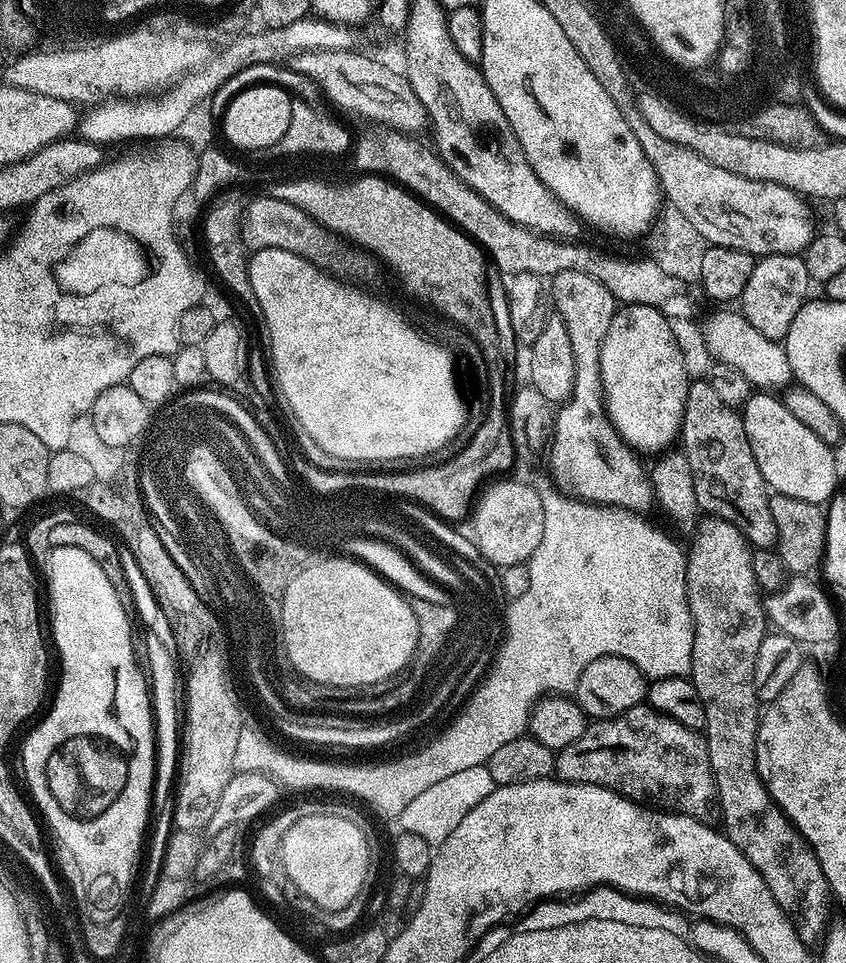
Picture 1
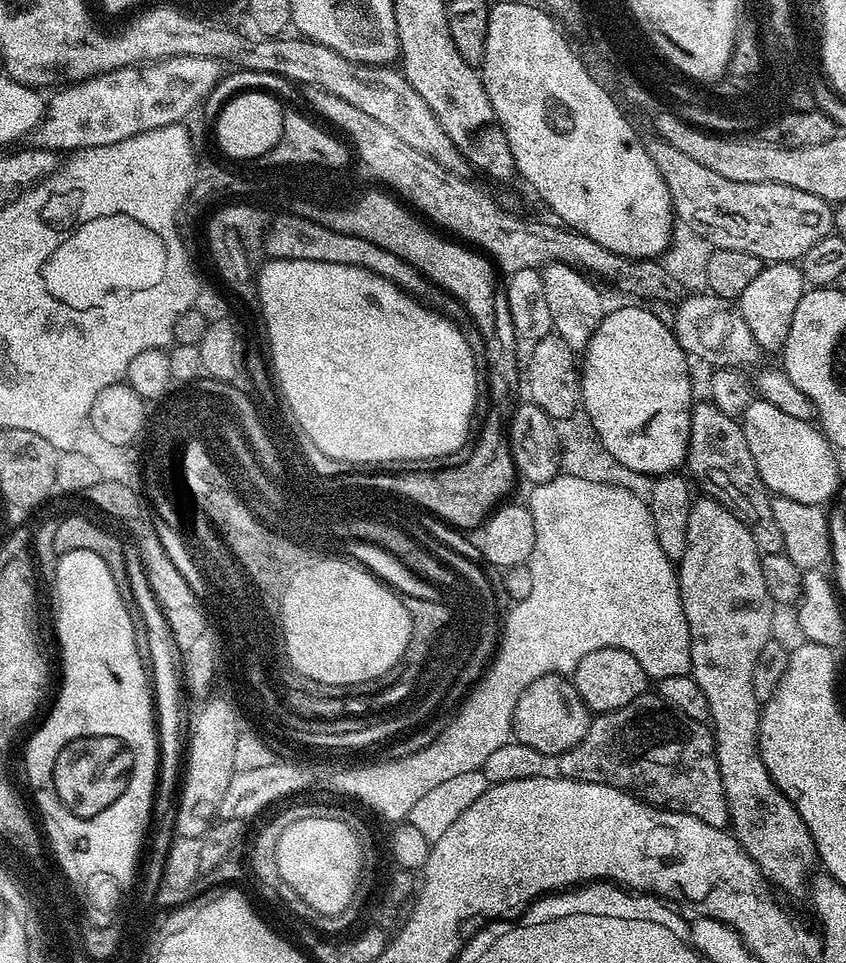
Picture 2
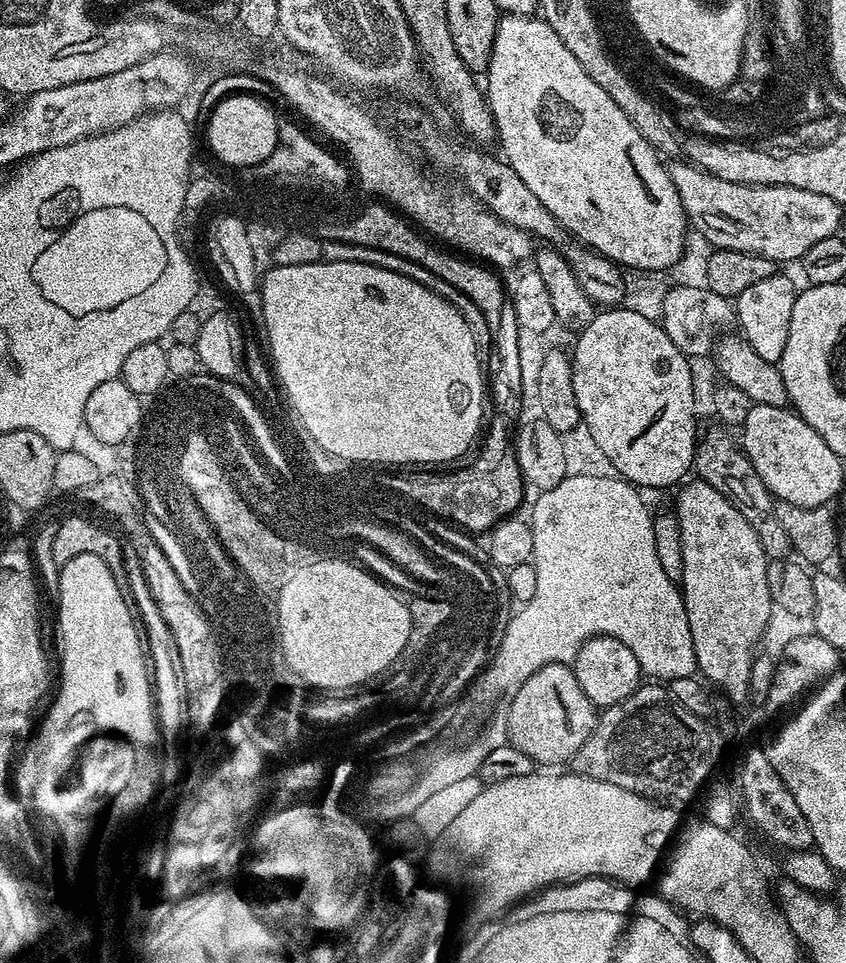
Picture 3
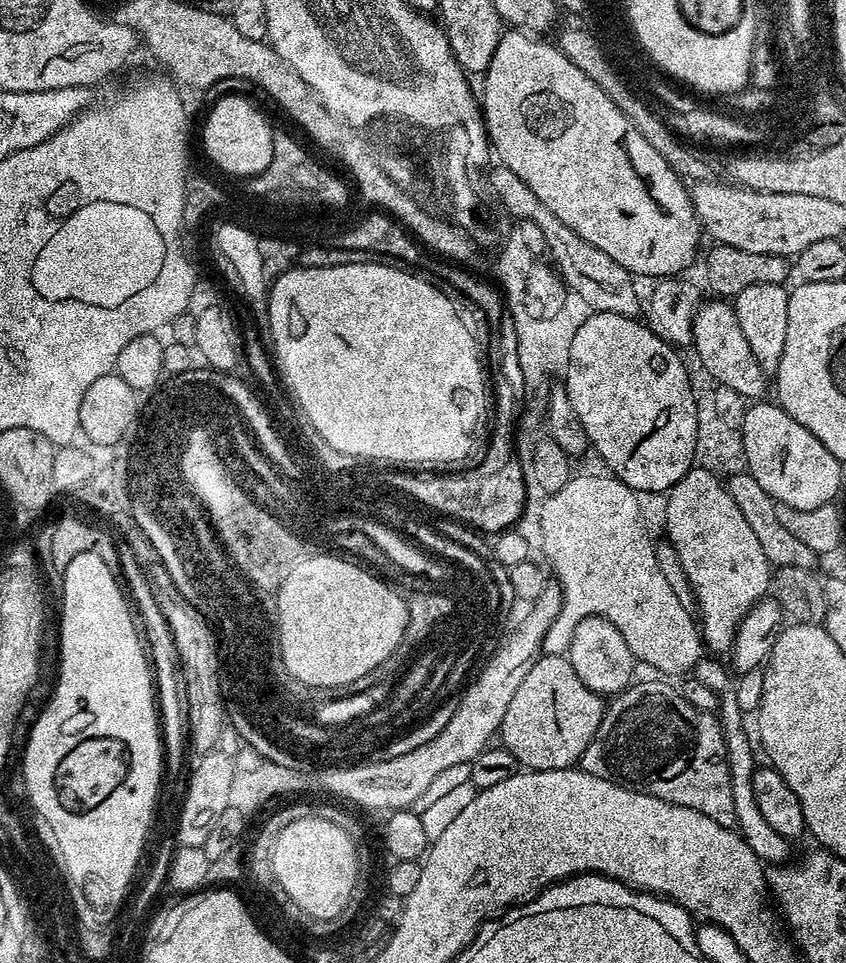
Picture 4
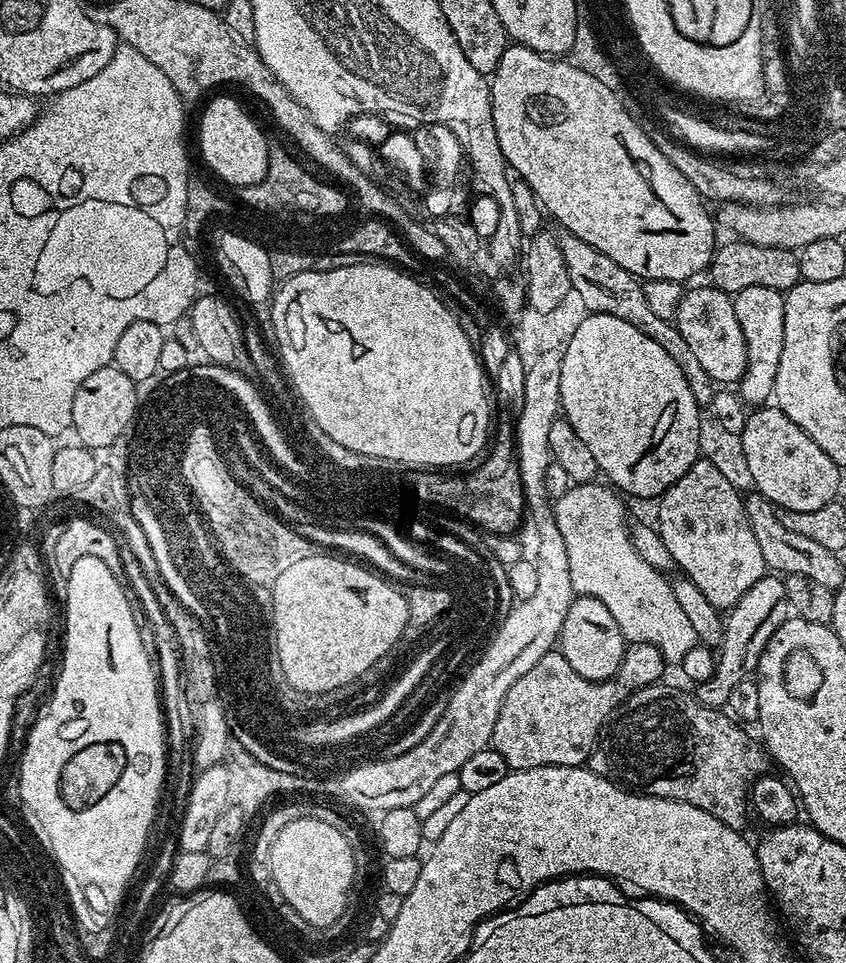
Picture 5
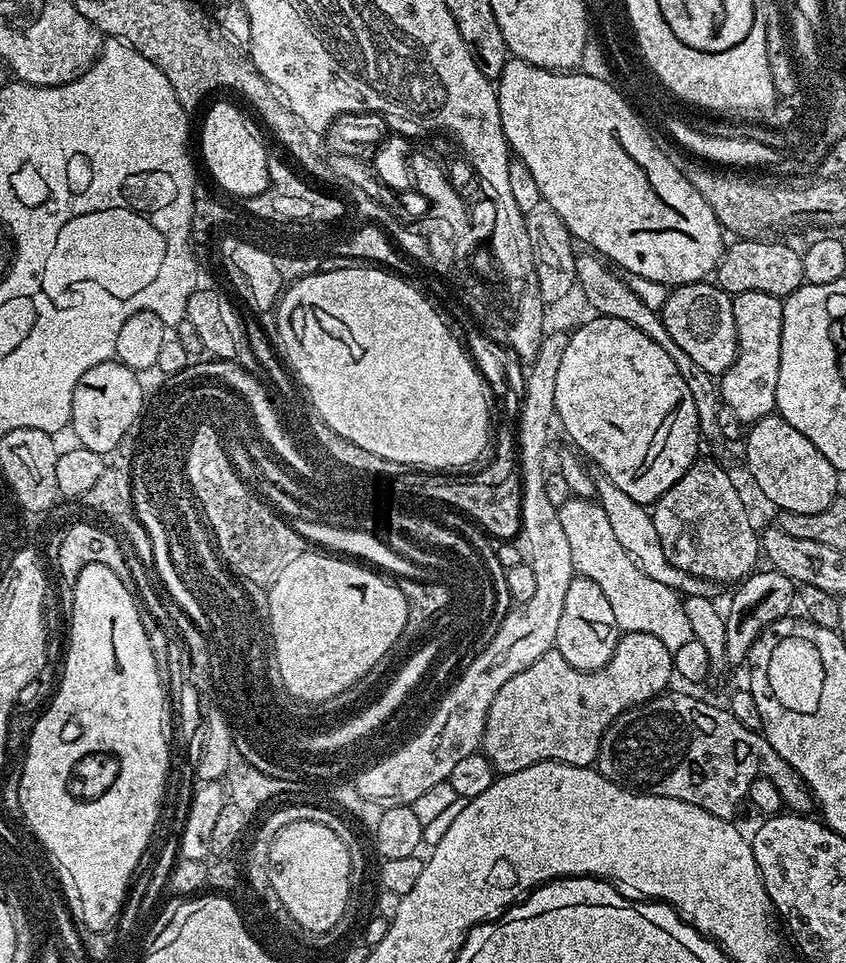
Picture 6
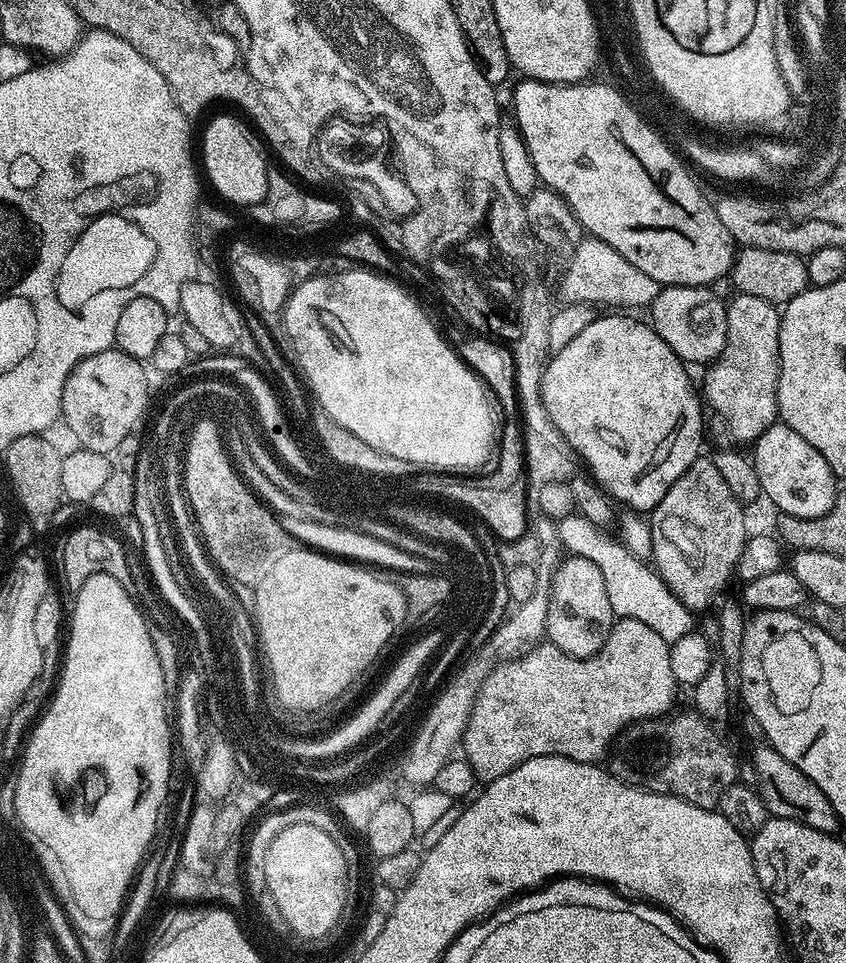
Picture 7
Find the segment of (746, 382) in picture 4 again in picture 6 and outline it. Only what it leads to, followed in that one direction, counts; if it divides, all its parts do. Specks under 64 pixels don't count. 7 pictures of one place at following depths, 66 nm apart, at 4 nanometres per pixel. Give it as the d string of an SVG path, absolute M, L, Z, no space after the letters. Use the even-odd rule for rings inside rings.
M712 282L677 284L669 291L659 313L670 338L674 338L674 342L678 342L678 346L682 346L702 370L717 378L723 376L736 357L736 327L729 293Z

